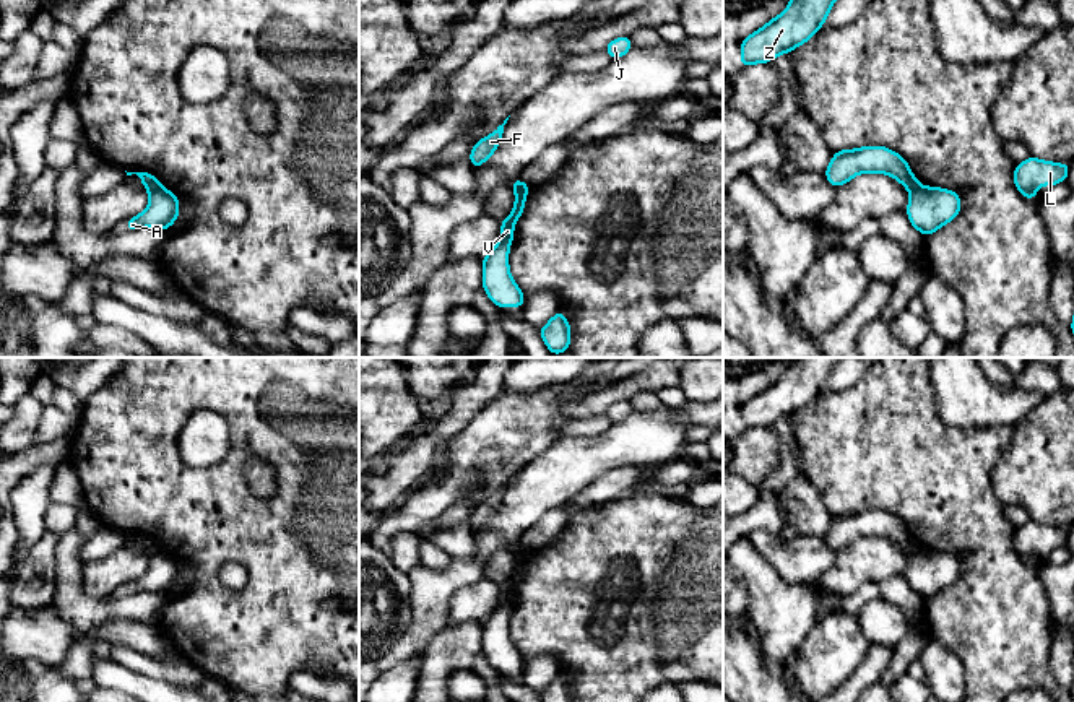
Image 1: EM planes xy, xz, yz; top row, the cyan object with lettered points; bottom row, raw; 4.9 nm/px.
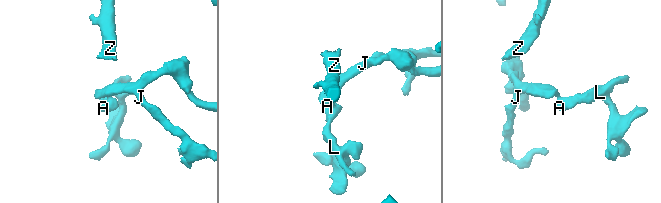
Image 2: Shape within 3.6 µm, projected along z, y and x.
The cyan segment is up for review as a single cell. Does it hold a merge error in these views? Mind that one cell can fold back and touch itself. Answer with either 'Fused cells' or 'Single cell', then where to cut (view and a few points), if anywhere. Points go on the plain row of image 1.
Fused cells. Split along xy (160, 548), (148, 554)

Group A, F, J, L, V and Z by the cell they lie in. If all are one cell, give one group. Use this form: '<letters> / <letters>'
A L V / F J Z

